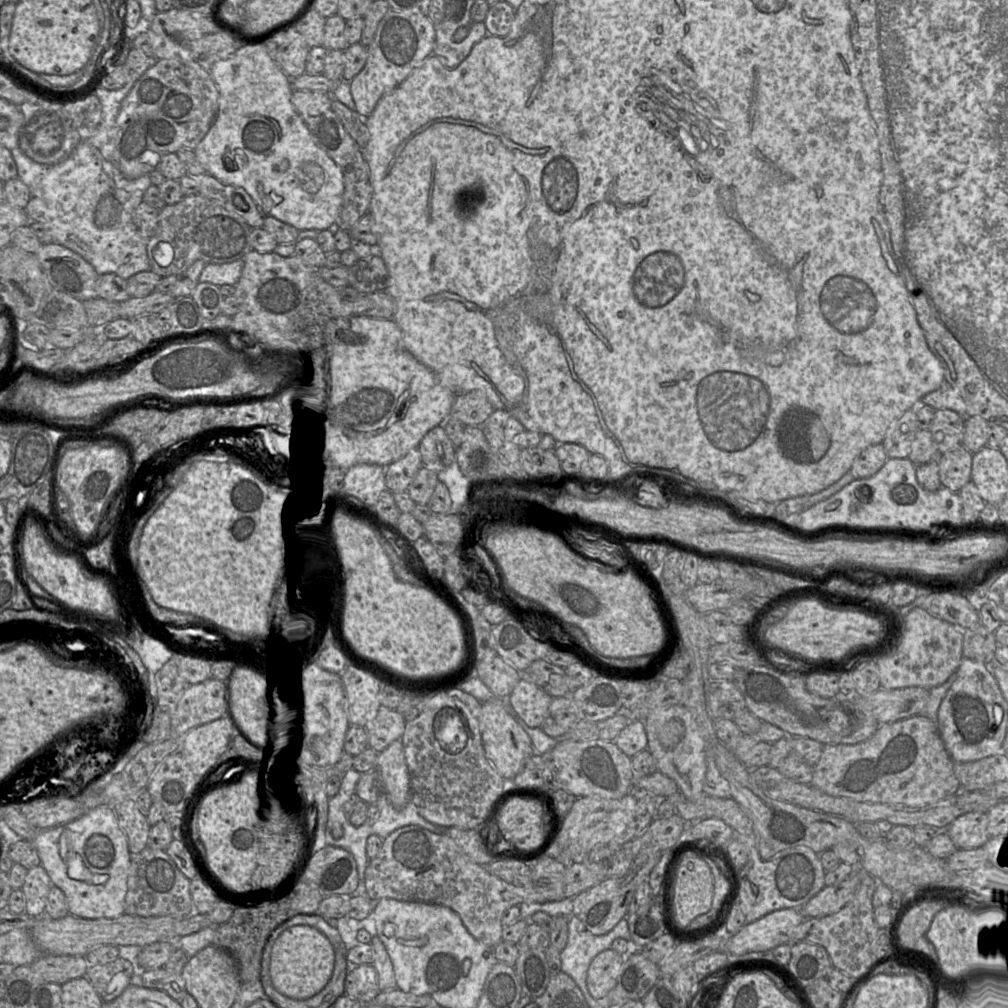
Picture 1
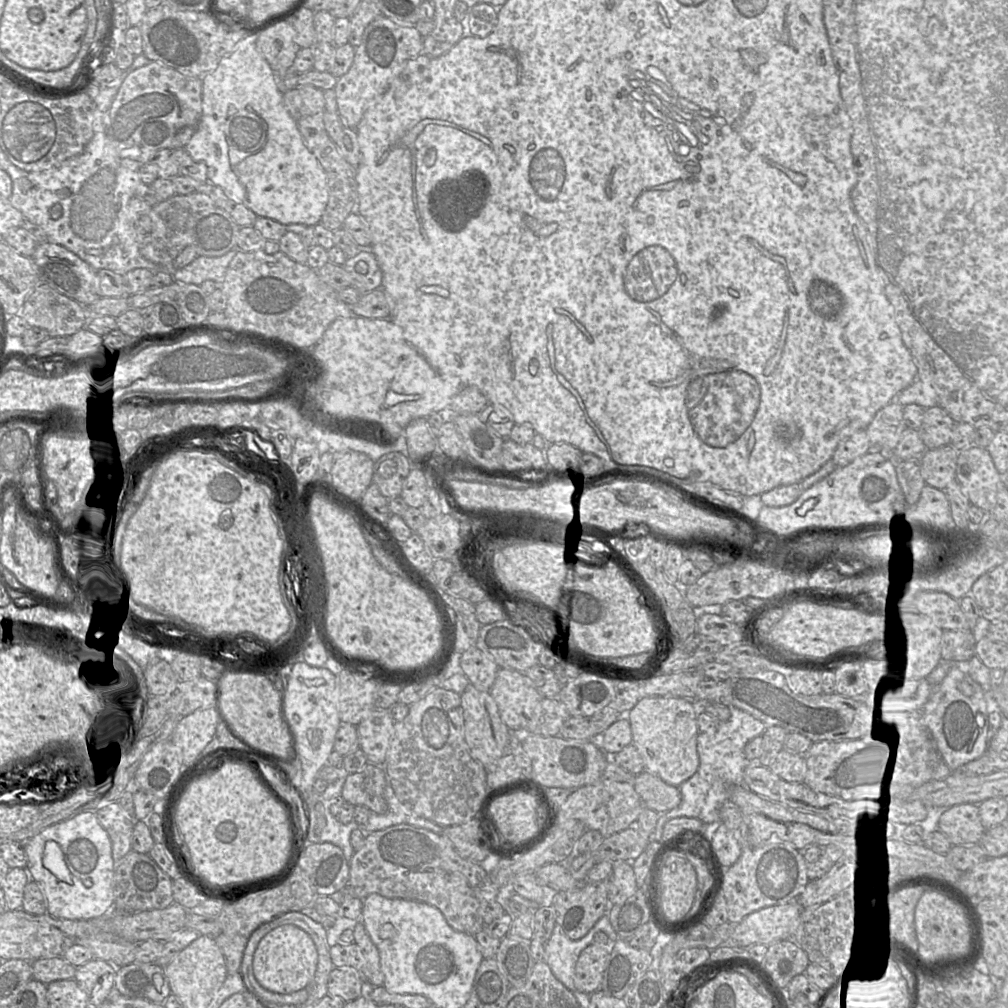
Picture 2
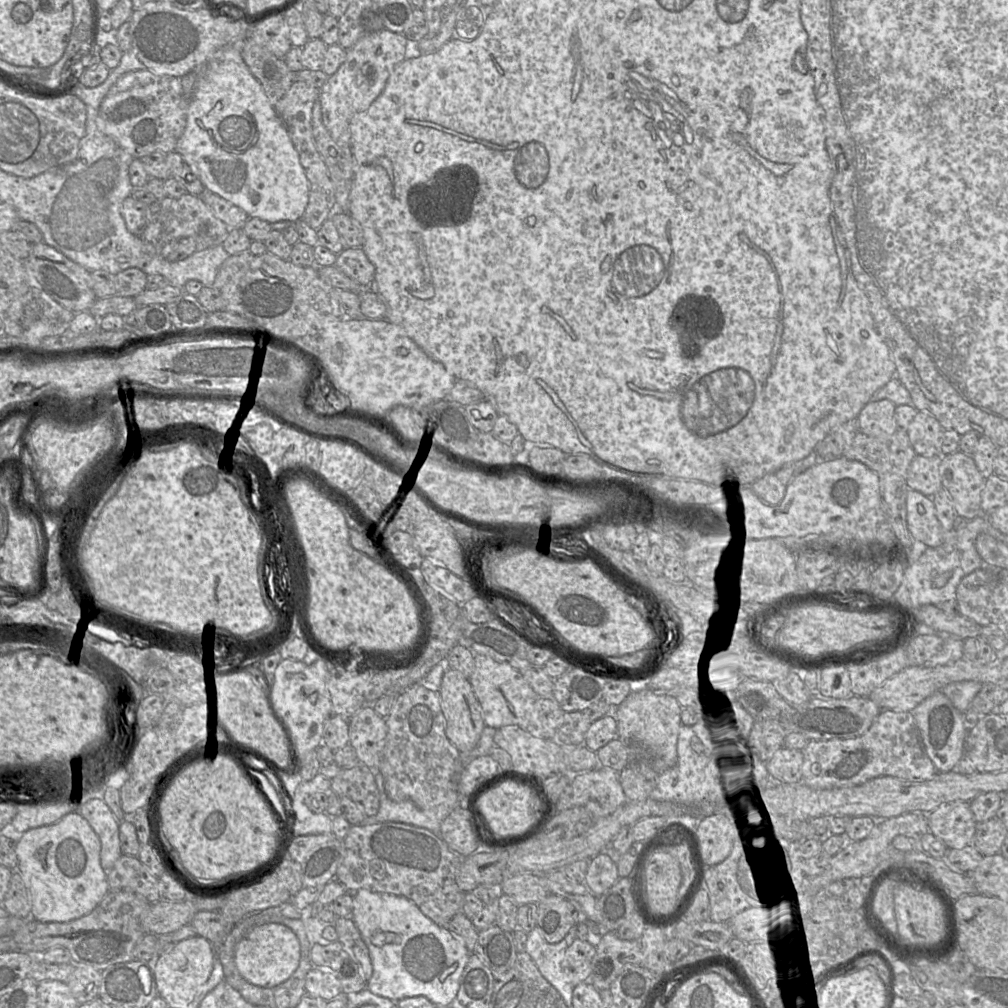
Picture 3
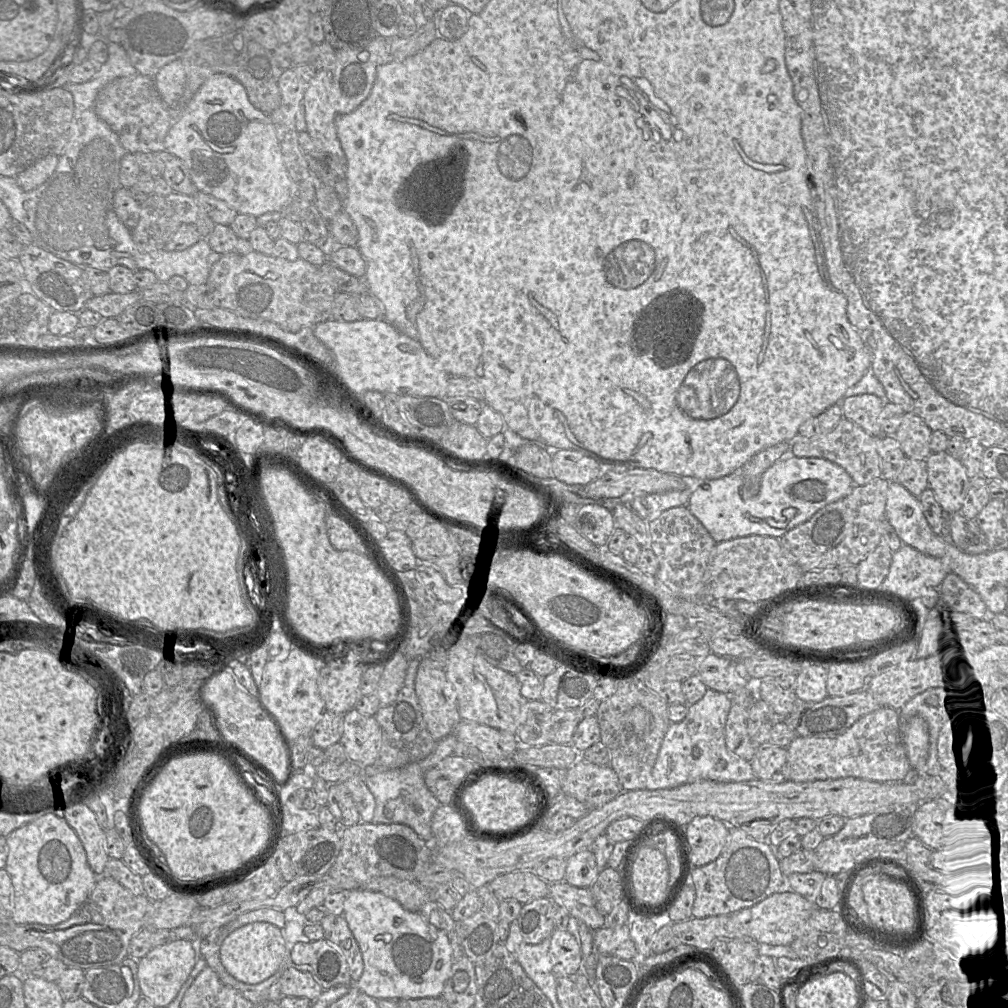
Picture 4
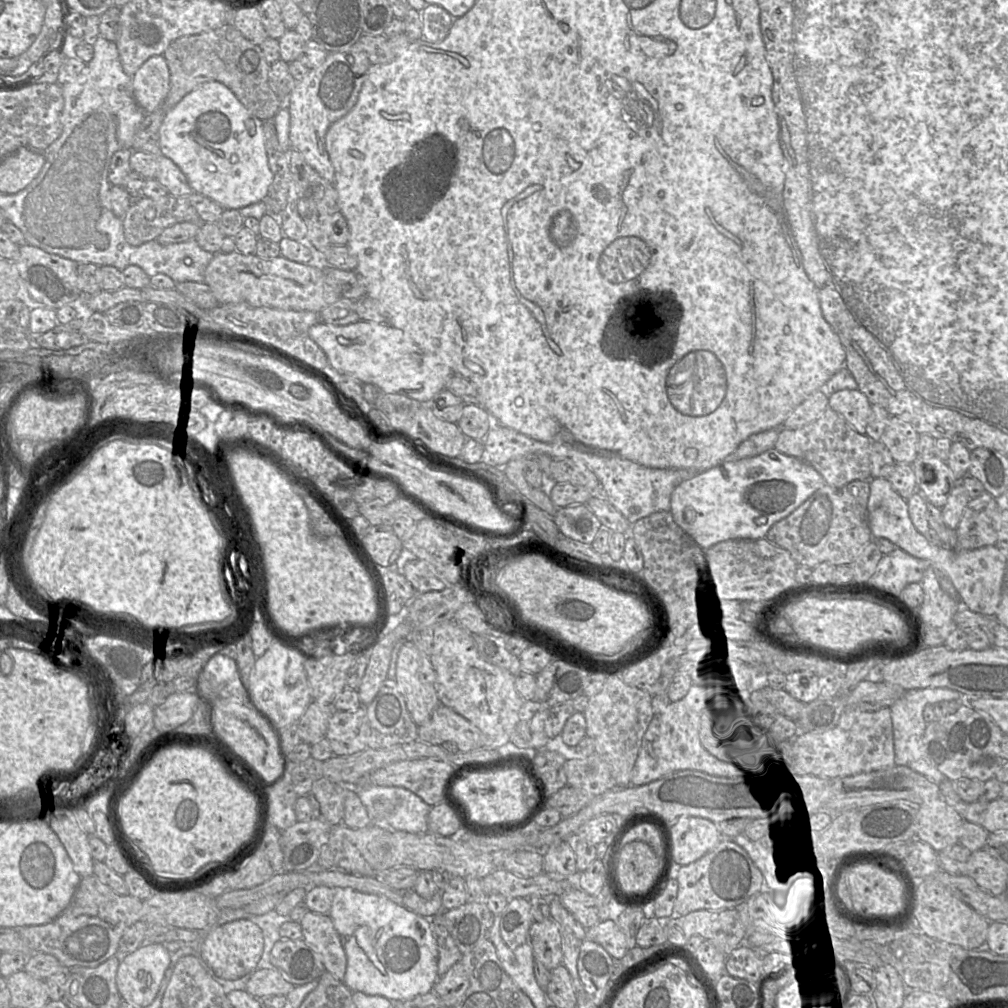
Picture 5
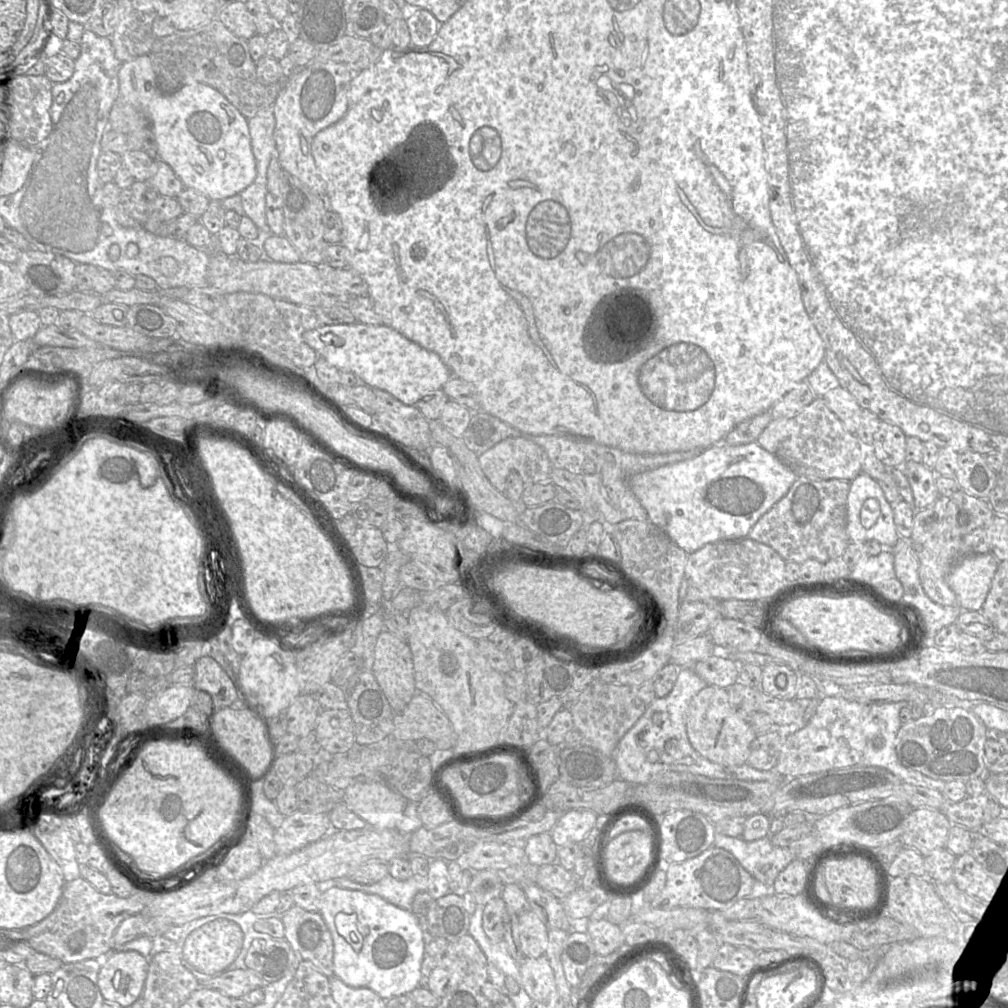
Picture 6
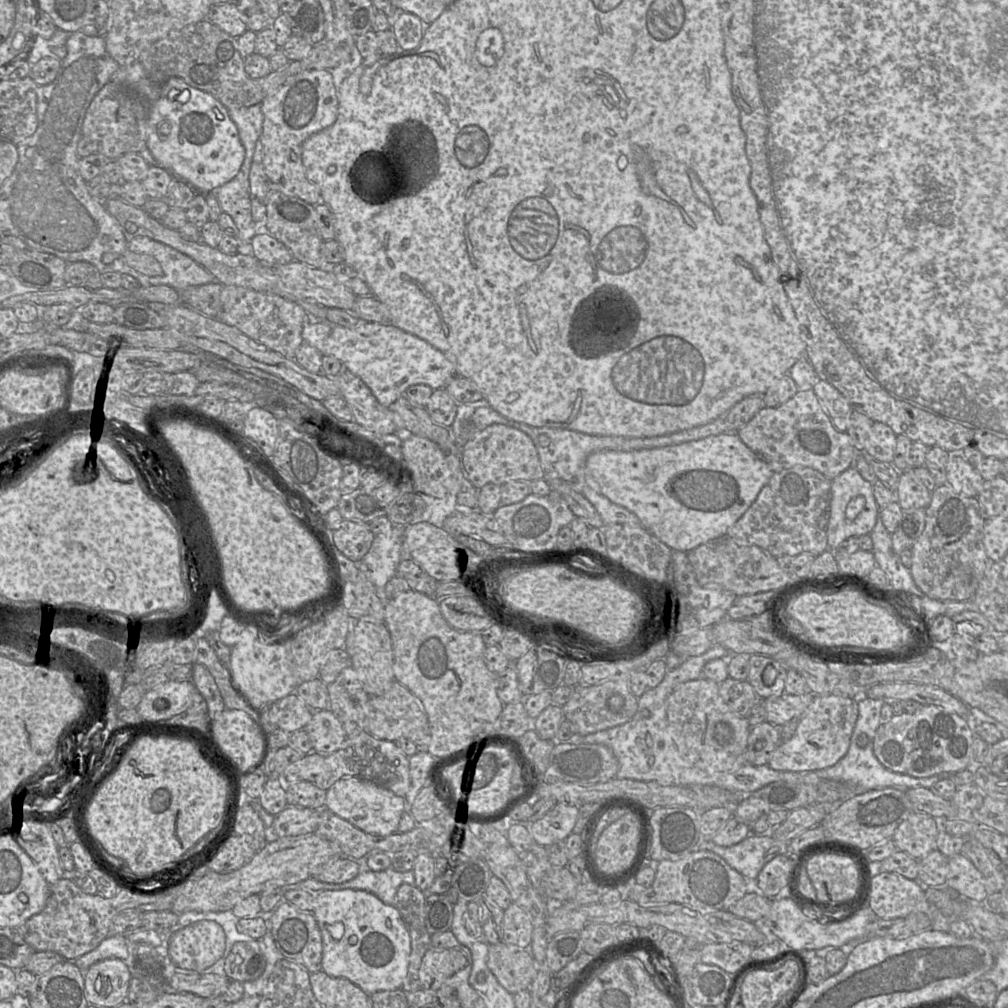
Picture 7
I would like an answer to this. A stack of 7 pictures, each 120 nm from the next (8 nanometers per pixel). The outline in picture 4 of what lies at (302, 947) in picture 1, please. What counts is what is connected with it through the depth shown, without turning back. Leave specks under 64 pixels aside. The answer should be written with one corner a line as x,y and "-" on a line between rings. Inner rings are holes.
253,922
232,931
221,943
219,956
225,970
245,984
259,984
274,975
284,963
285,940
281,928
268,922

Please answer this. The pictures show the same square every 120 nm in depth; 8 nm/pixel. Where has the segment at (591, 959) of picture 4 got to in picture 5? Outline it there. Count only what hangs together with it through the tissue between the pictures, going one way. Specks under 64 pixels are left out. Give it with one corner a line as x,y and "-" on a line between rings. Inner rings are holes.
602,920
587,929
586,940
602,946
615,959
621,959
629,950
629,939
614,920

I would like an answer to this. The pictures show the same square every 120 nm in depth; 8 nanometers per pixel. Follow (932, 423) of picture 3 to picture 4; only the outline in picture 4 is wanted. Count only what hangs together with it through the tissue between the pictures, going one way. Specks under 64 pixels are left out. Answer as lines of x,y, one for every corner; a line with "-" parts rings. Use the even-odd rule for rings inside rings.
904,413
894,434
905,456
911,459
927,459
930,454
932,430
922,418
913,413

